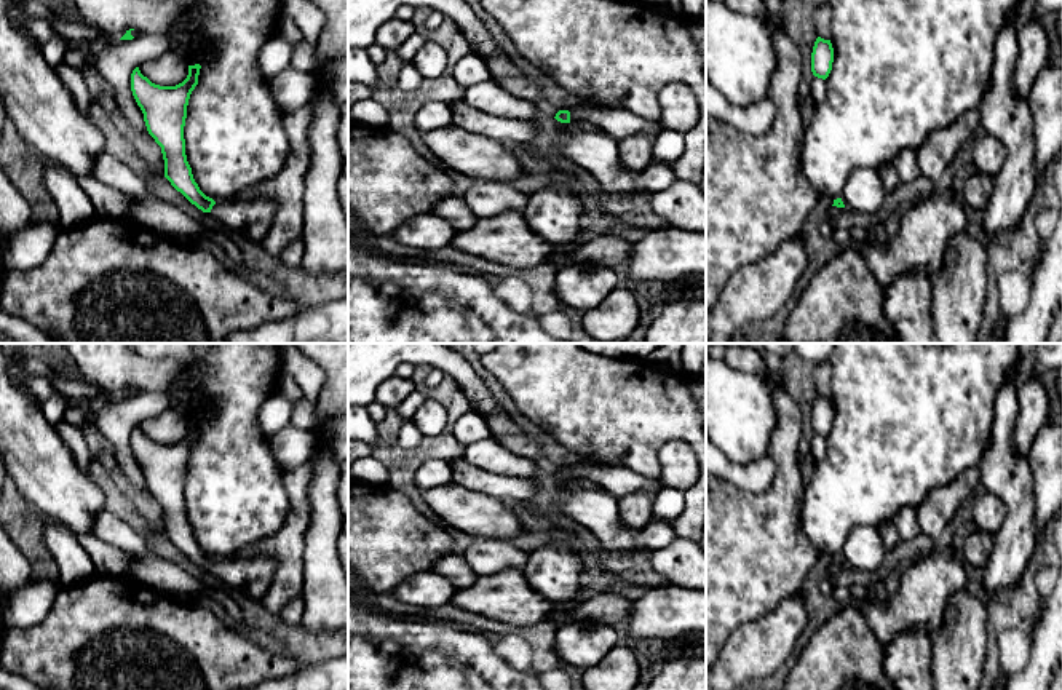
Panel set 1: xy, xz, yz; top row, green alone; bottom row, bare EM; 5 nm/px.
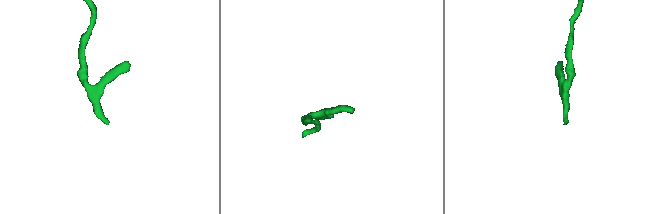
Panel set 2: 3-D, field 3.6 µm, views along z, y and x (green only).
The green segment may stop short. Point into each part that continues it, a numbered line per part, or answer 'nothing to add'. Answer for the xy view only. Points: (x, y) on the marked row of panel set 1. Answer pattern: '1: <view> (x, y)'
1: xy (249, 218)

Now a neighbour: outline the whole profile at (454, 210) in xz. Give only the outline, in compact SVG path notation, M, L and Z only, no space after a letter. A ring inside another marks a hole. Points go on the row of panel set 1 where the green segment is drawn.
M450 195L436 203L431 212L446 219L457 232L471 228L478 220L463 196L457 195Z

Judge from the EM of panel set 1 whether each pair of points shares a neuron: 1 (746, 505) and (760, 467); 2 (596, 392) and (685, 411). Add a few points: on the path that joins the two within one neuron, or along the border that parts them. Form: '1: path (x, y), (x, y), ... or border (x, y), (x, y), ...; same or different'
1: border (776, 465), (757, 492), (722, 478); different
2: path (618, 406), (663, 406); same

